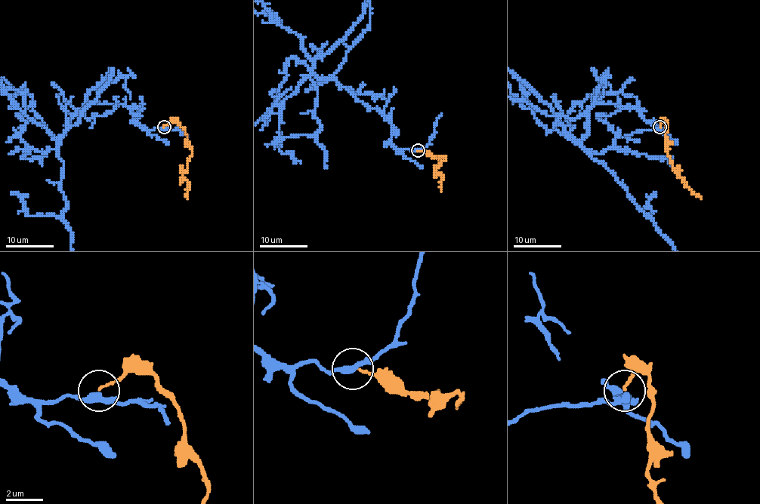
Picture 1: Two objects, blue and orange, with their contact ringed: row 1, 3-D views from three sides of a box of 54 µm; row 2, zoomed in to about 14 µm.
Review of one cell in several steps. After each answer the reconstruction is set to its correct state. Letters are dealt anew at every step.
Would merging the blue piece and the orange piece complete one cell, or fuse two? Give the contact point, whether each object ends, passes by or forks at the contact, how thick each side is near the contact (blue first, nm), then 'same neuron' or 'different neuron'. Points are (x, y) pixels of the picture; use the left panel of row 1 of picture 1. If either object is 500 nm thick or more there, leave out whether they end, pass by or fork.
at (164, 127); blue passes by; orange ends there; 320 nm thick on the blue side, 130 nm on the other; different neuron

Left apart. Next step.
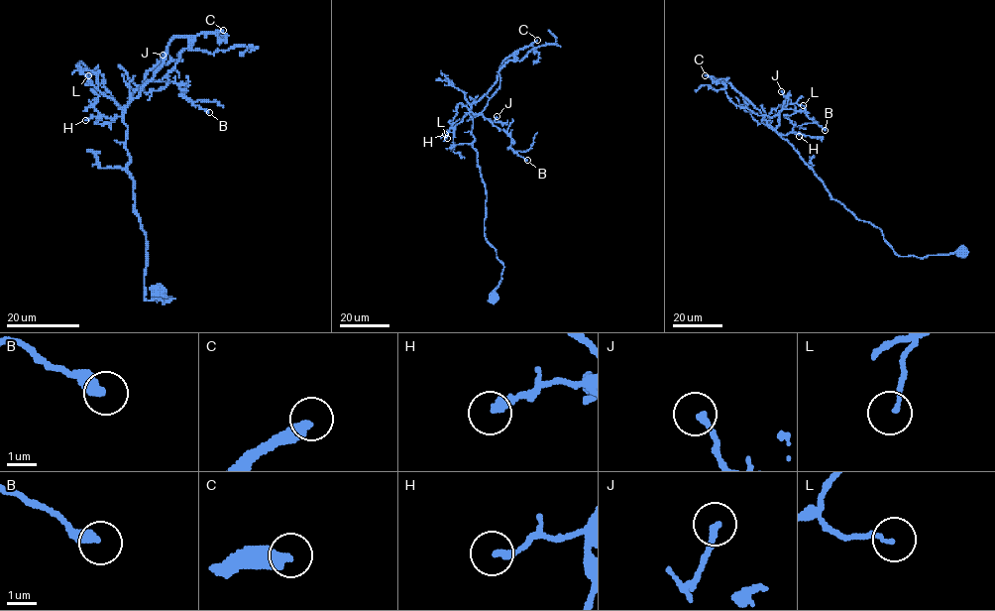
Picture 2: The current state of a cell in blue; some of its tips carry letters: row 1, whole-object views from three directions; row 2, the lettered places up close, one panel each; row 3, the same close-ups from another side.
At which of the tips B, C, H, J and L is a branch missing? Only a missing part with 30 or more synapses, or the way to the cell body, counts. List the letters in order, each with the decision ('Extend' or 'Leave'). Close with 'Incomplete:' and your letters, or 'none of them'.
B: Leave
C: Extend
H: Leave
J: Leave
L: Leave
Incomplete: C

